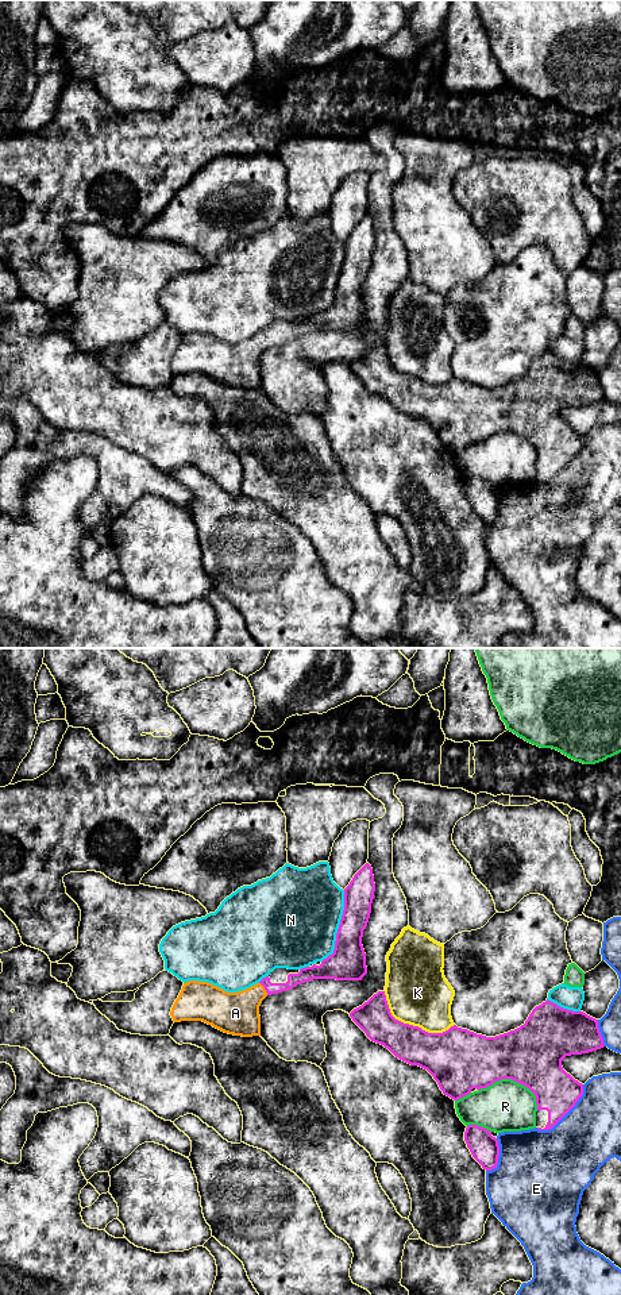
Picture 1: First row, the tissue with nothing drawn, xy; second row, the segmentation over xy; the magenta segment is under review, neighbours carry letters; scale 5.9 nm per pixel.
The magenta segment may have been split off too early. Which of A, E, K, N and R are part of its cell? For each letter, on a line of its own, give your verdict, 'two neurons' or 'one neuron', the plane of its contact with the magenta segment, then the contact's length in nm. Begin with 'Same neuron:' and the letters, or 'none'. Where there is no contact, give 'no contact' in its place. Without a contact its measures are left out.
Same neuron: A
A: one neuron; contact in xy; length 90 nm
E: two neurons; contact in xy; length 380 nm
K: two neurons; contact in xy; length 460 nm
N: two neurons; contact in xy; length 460 nm
R: two neurons; contact in xy; length 380 nm

